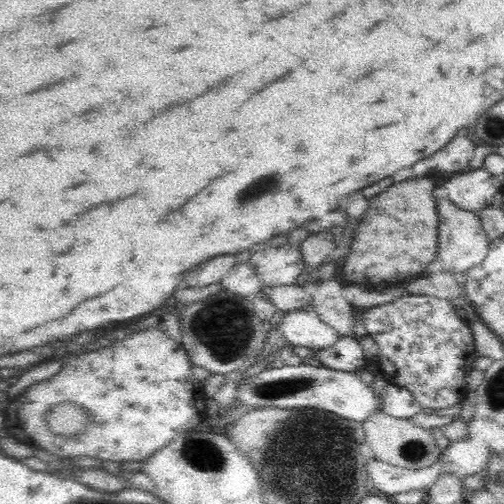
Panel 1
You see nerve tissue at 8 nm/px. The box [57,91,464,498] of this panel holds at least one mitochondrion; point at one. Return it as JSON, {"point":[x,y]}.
{"point":[227,329]}

